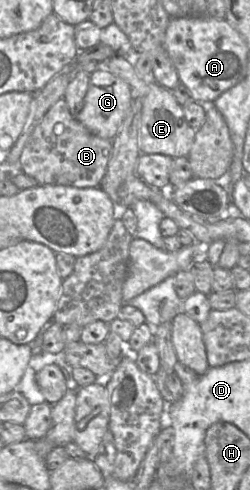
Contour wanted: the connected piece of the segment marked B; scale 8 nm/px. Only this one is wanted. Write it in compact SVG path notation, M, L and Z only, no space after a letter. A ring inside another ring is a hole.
M64 98L58 100L44 115L26 142L19 159L19 169L37 180L39 185L64 185L77 188L100 187L112 155L112 140L92 133L69 111Z

